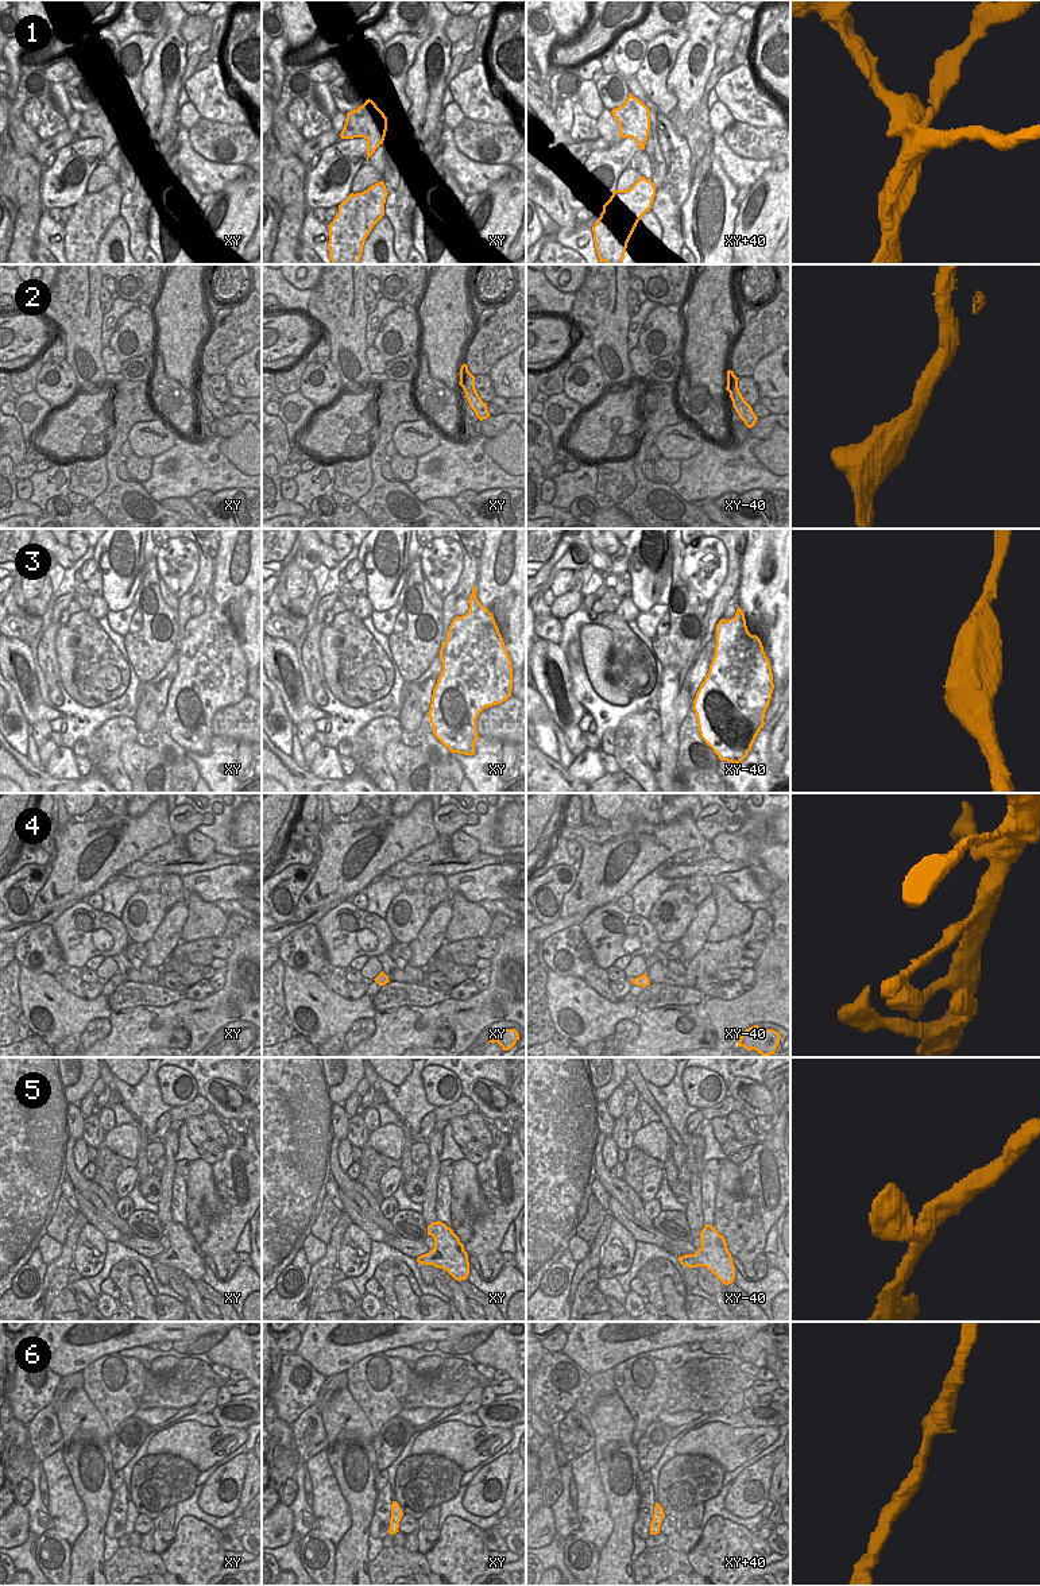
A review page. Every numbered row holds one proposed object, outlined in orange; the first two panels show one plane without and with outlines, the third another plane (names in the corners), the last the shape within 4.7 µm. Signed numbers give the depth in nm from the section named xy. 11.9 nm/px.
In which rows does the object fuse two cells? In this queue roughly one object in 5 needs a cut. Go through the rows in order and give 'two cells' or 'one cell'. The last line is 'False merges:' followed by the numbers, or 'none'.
1: two cells
2: one cell
3: two cells
4: one cell
5: one cell
6: one cell
False merges: 1, 3

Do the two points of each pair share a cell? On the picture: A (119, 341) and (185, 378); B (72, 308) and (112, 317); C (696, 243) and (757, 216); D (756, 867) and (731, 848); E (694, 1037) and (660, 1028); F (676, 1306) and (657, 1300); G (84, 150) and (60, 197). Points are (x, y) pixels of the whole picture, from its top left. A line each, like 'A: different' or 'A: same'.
A: different
B: different
C: different
D: same
E: same
F: different
G: same

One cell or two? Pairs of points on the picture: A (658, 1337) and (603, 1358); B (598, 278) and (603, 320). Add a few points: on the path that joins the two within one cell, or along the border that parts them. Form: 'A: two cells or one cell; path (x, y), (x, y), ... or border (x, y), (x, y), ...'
A: one cell; path (645, 1339), (617, 1345)
B: one cell; path (603, 289), (603, 309)

